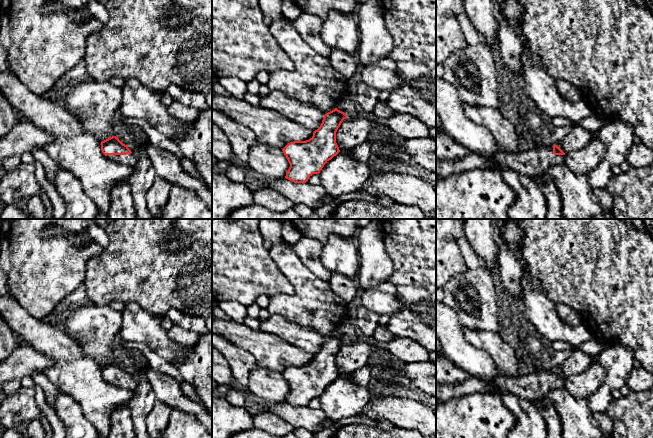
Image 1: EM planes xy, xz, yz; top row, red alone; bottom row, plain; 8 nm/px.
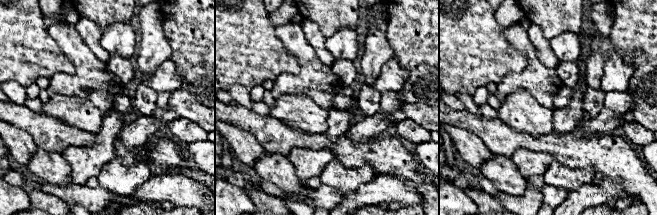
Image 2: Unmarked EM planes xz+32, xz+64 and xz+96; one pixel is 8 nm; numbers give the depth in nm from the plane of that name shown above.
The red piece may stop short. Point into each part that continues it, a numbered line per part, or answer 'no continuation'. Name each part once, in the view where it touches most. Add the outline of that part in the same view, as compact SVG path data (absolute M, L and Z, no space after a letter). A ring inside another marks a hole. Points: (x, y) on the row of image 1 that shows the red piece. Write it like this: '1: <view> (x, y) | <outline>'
1: xy (129, 159) | M127 145L128 148L131 150L131 154L126 155L107 155L106 157L116 163L135 166L137 163L137 155L133 148L133 146Z

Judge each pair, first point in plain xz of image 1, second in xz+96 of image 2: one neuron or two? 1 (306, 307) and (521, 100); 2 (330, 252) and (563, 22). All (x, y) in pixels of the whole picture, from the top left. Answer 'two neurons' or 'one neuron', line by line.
1: two neurons
2: two neurons

